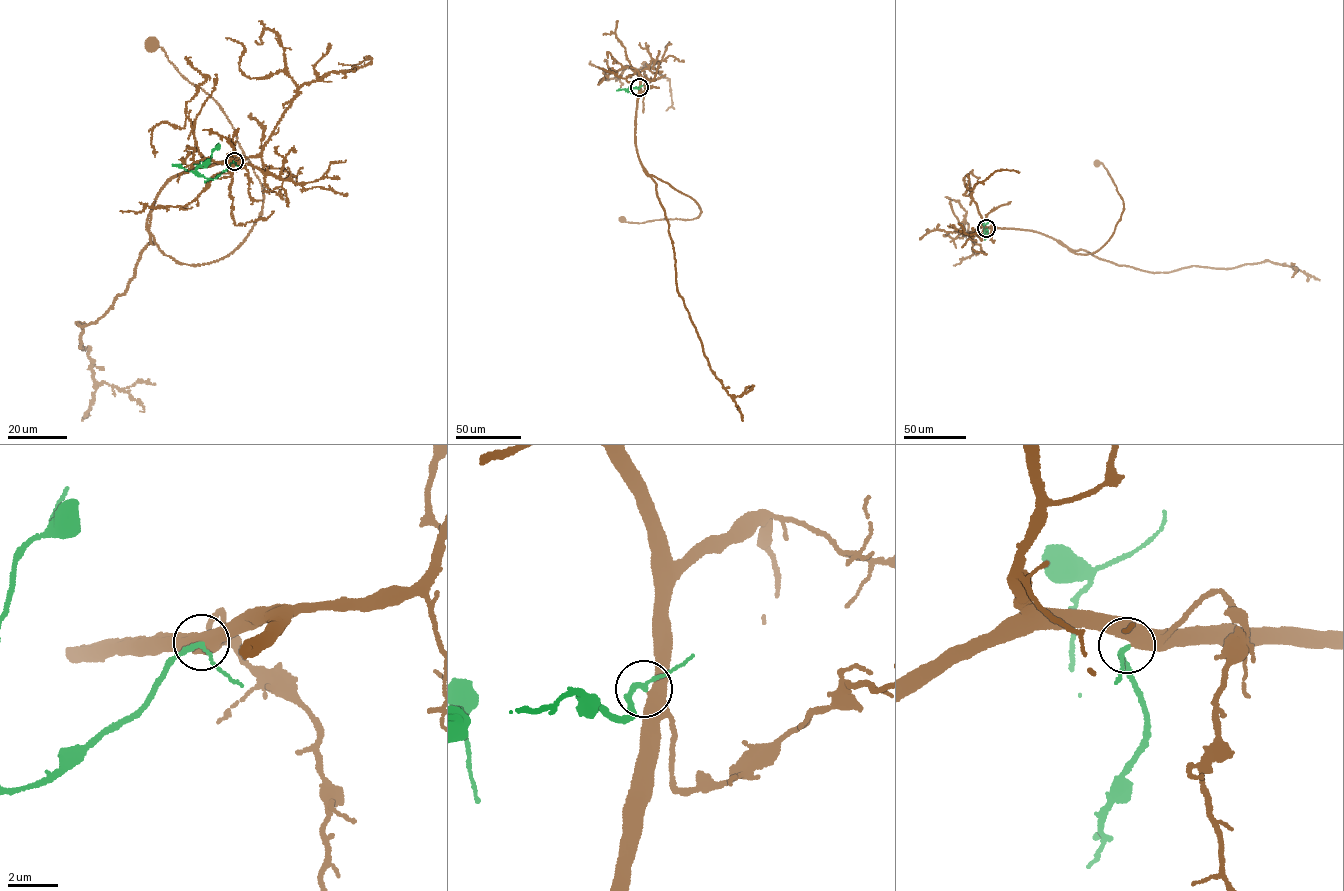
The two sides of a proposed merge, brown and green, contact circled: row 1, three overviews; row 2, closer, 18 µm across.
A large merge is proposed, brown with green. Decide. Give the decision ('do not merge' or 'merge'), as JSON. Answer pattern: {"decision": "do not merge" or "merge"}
{"decision": "merge"}

